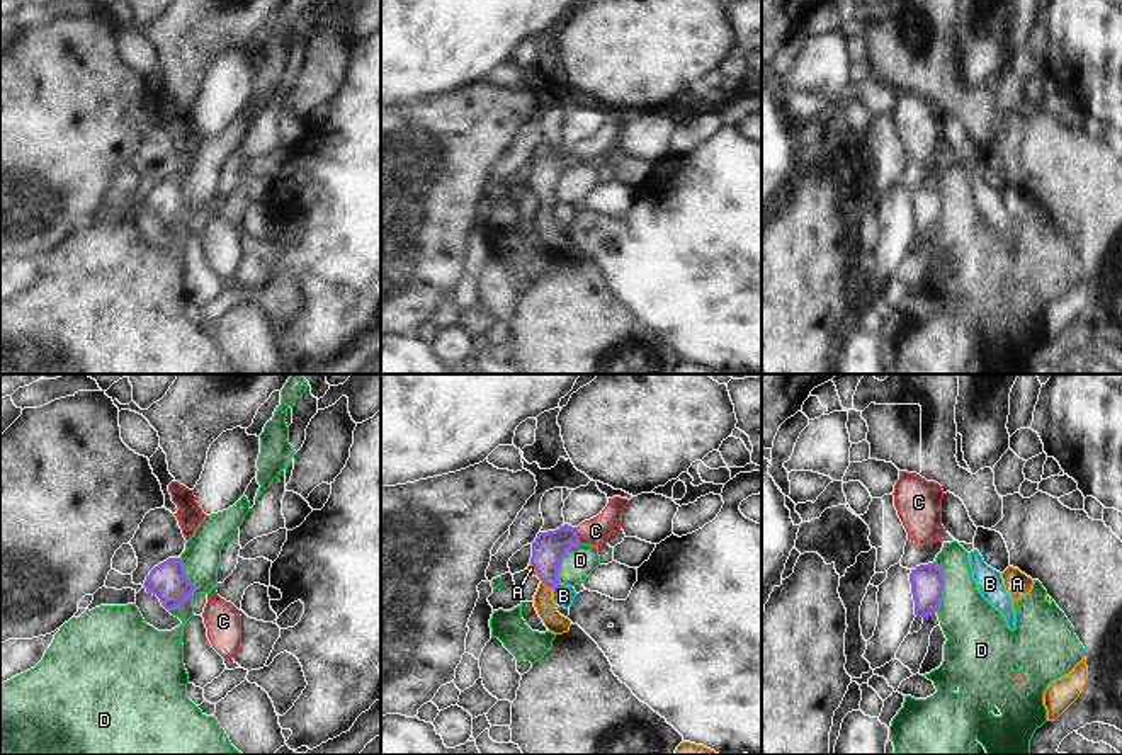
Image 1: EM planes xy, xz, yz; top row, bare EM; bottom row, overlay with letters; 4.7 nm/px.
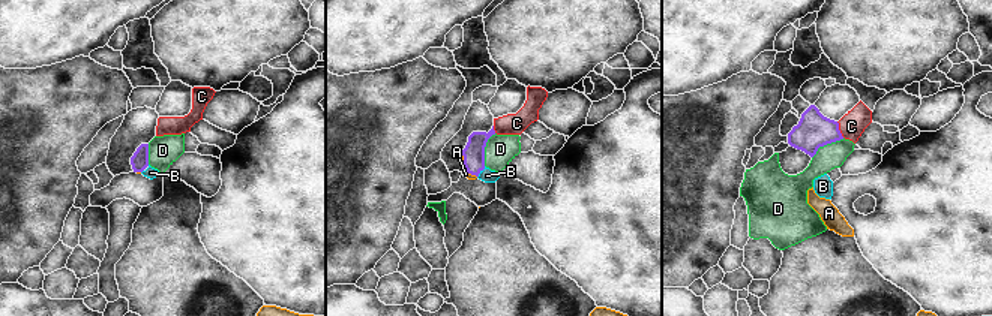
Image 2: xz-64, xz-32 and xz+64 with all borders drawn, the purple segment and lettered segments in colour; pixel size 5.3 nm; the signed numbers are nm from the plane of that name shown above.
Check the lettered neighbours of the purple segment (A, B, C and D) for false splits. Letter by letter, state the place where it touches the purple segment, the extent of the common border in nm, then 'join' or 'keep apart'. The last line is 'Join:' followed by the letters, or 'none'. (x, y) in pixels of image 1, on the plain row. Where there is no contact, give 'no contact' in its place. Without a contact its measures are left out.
A: xz (546, 204) | 80 nm | join
B: xz (555, 204) | 50 nm | keep apart
C: xz (575, 153) | 80 nm | keep apart
D: xy (194, 206) | 260 nm | keep apart
Join: A

